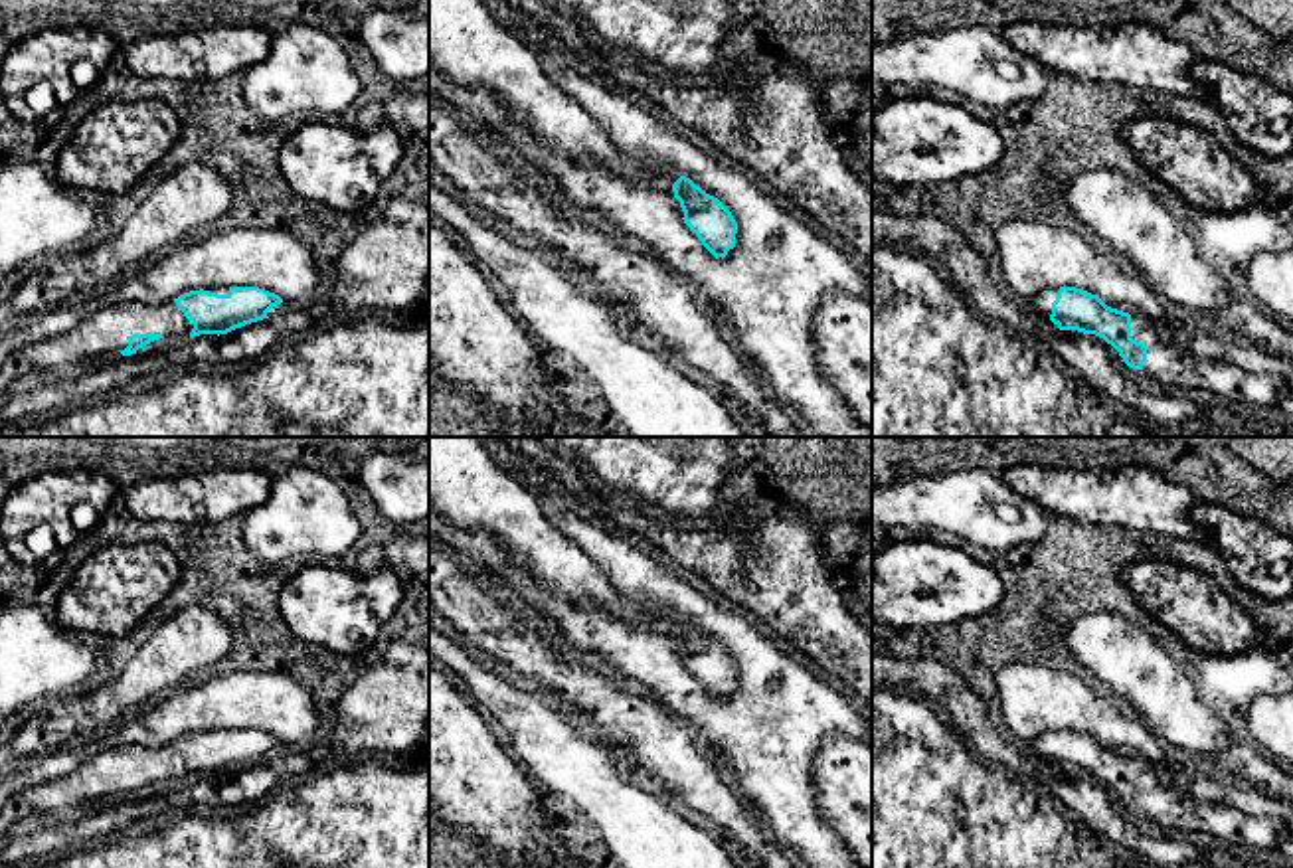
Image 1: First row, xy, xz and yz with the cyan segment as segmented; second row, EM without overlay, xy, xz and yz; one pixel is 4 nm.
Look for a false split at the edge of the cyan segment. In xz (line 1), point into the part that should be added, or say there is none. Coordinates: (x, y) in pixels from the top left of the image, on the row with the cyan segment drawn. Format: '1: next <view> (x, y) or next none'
1: next none

